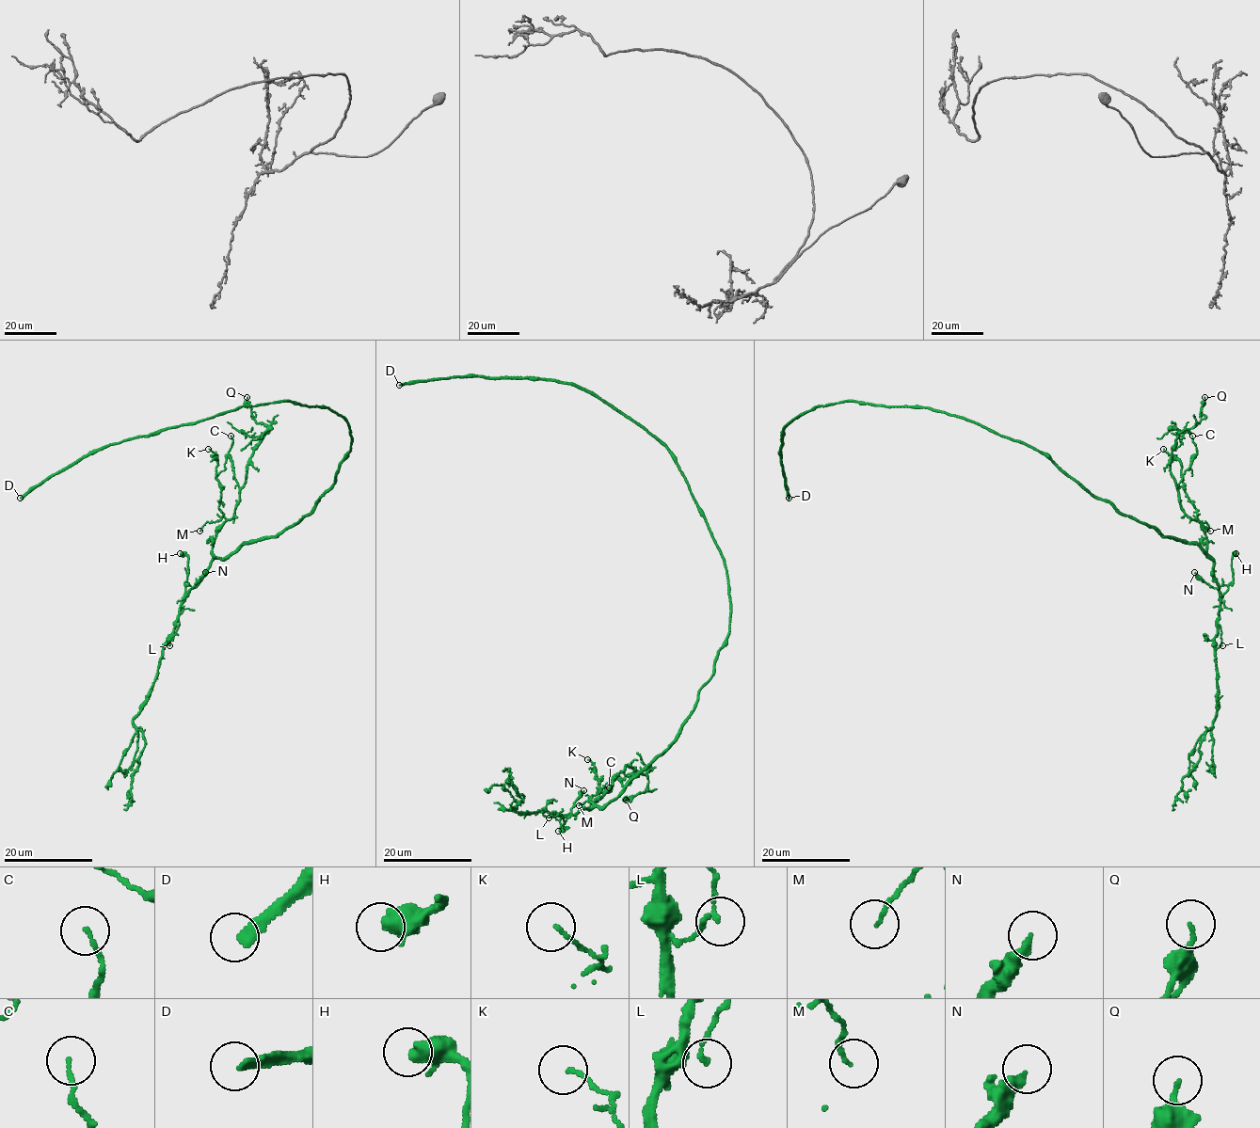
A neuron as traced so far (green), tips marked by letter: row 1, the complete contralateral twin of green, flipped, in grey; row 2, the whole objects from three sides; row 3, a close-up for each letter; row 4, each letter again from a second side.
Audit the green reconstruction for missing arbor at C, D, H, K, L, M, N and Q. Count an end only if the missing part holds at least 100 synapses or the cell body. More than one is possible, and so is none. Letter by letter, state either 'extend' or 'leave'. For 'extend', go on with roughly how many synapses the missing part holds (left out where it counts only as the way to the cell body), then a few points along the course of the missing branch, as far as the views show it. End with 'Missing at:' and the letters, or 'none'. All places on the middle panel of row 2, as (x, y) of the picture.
C: leave
D: extend; 250 synapses
H: leave
K: leave
L: leave
M: leave
N: leave
Q: leave
Missing at: D

